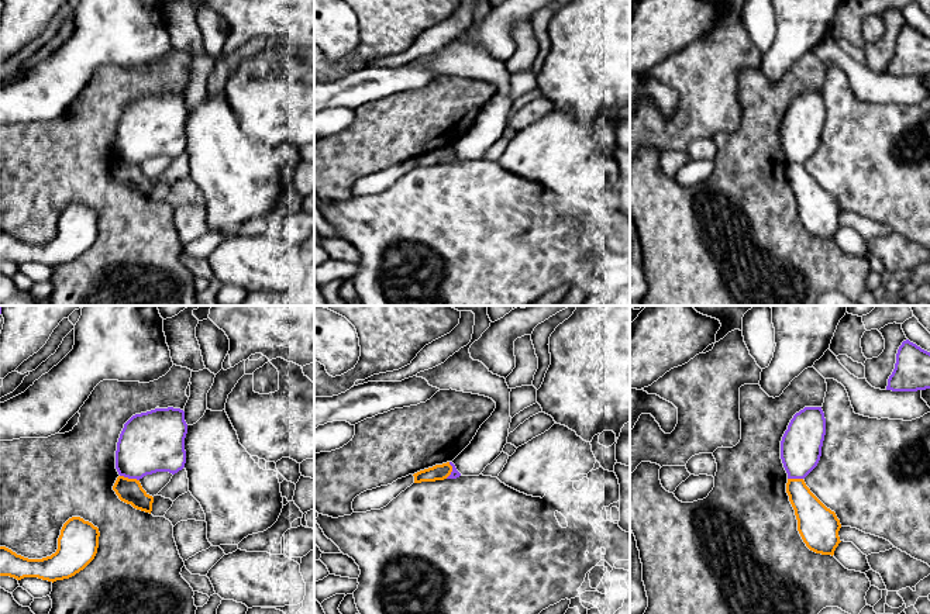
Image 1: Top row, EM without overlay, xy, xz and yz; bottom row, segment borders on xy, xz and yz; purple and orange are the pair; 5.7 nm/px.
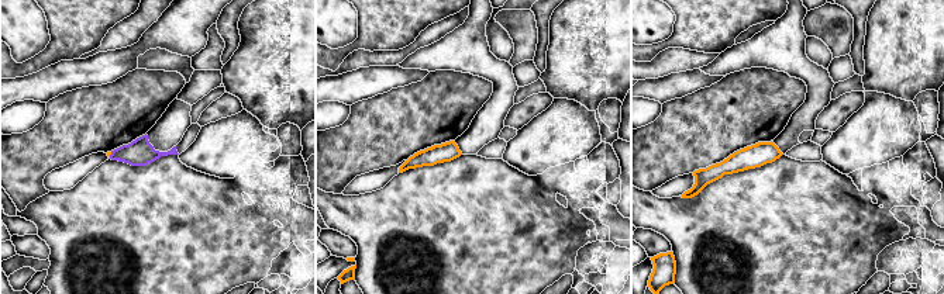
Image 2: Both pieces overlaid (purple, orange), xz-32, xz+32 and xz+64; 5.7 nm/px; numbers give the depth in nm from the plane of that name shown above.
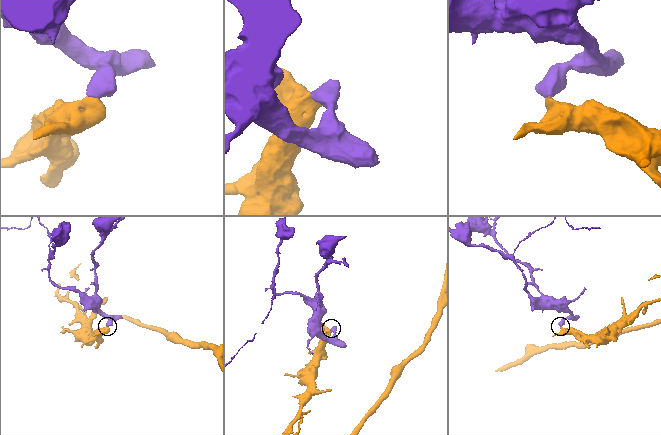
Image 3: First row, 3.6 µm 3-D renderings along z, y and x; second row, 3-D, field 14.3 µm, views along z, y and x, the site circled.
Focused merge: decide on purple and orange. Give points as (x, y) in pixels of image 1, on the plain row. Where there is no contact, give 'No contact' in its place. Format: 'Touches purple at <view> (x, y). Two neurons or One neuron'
Touches purple at xy (130, 162). Two neurons

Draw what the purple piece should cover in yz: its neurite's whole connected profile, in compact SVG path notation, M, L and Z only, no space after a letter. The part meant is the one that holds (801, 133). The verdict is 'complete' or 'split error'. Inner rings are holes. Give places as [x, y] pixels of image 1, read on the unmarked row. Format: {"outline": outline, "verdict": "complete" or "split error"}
{"outline": "M805 92L793 100L781 125L788 163L805 163L819 148L826 120L822 92Z", "verdict": "complete"}

